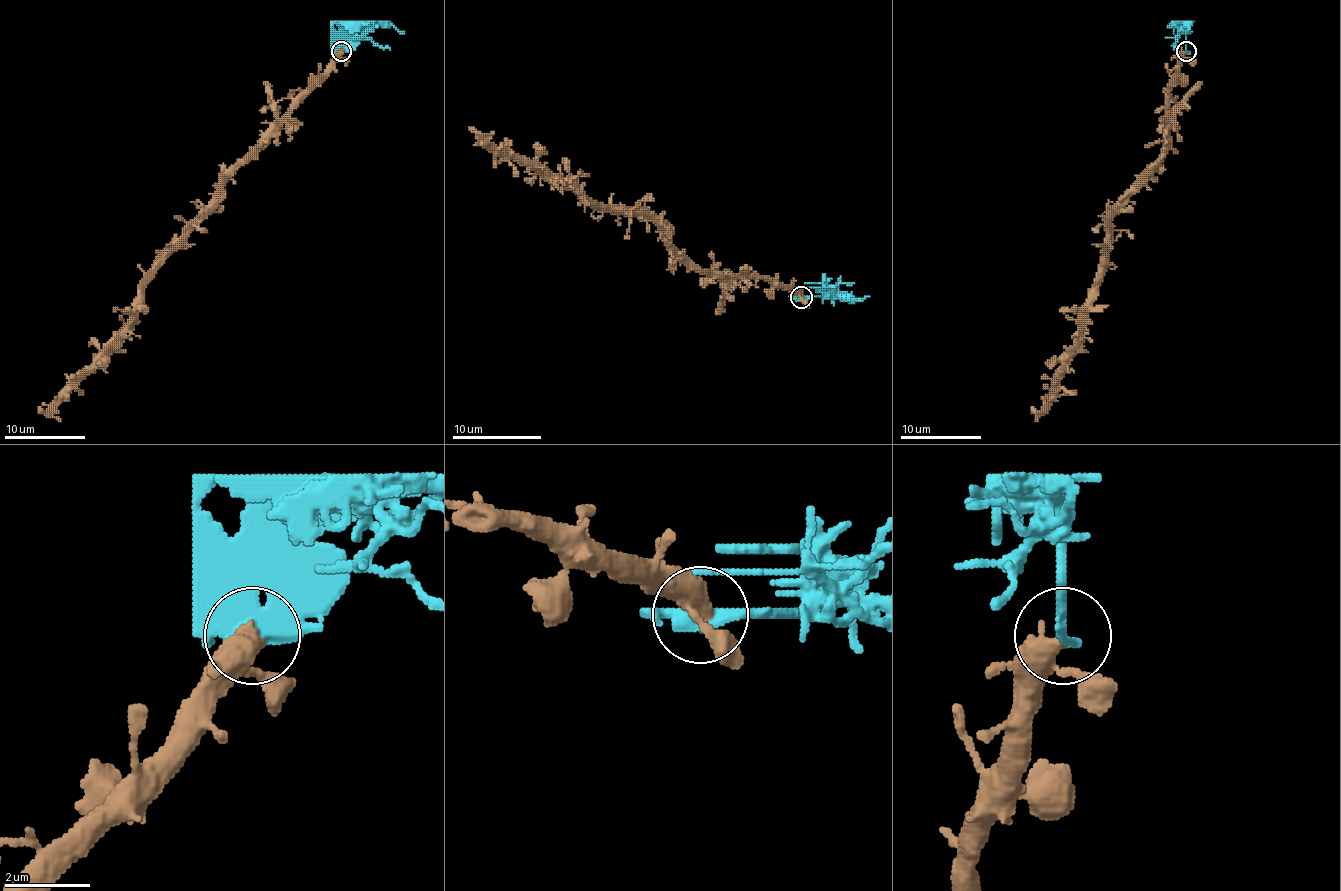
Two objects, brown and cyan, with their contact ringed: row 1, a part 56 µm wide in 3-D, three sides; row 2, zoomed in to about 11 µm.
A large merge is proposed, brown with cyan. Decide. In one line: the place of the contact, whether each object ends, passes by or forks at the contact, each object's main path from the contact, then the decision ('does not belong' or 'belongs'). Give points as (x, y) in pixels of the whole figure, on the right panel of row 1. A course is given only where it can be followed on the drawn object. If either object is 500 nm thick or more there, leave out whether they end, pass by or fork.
place (1186, 51); course brown (1186, 51), (1169, 92), (1169, 147), (1110, 222), (1108, 259), (1094, 289), (1082, 346), (1035, 421); course cyan (1186, 51), (1190, 25), (1186, 33); does not belong

